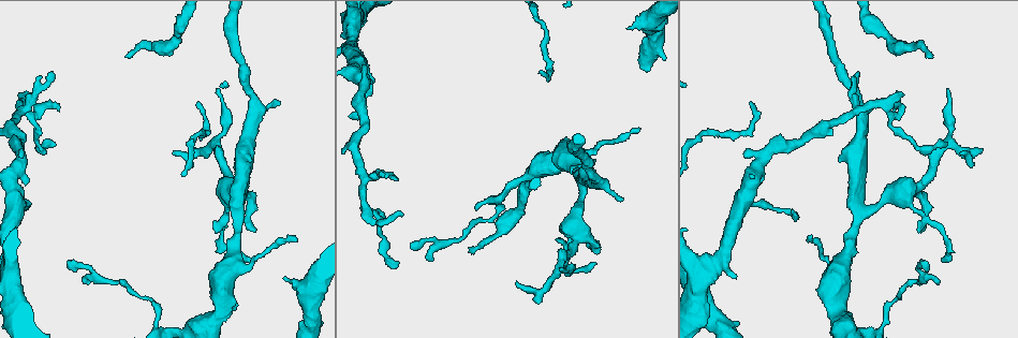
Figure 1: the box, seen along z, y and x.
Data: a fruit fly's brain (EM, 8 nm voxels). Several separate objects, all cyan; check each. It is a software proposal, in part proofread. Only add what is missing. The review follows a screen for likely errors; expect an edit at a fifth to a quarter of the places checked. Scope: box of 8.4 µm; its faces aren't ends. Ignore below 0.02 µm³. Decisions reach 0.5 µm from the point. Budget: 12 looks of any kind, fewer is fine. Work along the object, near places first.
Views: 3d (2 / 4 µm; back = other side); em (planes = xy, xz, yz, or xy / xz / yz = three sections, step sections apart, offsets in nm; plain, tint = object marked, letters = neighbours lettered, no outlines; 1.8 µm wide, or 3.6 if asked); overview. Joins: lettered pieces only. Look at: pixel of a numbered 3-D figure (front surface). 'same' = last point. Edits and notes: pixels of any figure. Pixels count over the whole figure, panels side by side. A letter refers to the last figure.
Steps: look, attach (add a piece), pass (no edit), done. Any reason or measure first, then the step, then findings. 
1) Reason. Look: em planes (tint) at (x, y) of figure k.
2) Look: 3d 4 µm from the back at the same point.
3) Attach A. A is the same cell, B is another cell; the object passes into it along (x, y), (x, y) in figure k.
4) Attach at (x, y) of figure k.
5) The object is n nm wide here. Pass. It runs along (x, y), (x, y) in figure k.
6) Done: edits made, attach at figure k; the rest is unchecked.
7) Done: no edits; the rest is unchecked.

Branch stops here. Look: 3d 4 µm at (277, 102) of figure 1.

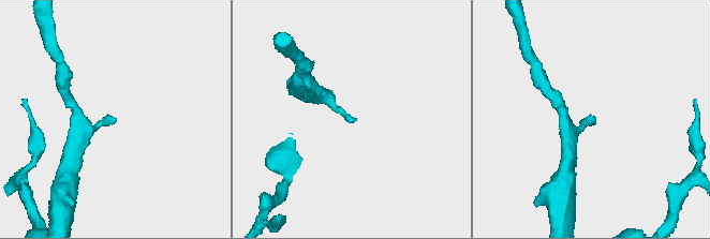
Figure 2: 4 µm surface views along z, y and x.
Shape alone is not enough. Look: em xy step 4 (tint) at (593, 117) of figure 2.

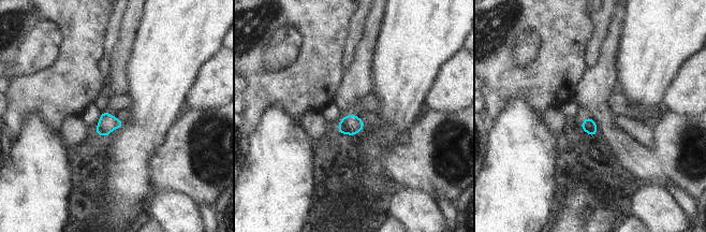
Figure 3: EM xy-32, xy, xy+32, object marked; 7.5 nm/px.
Look: em planes (letters) at the same point.

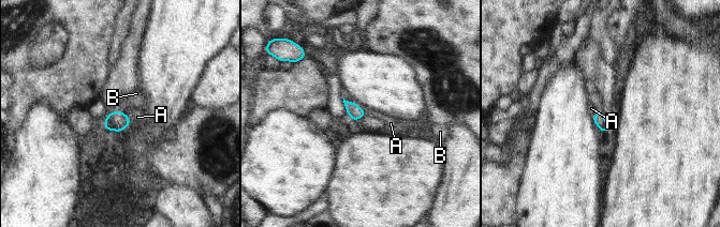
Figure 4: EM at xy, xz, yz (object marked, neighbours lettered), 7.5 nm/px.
Attach B. B is the same cell, A is another cell; the object passes into it along (117, 121), (119, 110), (134, 100) in figure 4; it goes on there.

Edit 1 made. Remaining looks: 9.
Thin end. Look: 3d 2 µm at (961, 153) of figure 1.

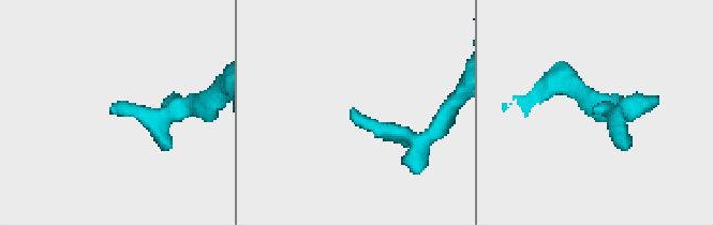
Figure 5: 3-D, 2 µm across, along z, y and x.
Shape alone is not enough. Look: em yz step 4 (letters) at (113, 109) of figure 5.

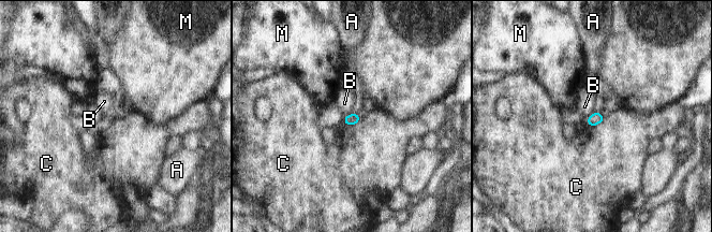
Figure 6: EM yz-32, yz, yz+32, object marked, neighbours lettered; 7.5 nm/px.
The object is 90 nm wide here. Pass. A, B, C and M are other cells; a border runs along (605, 117), (601, 122), (588, 126) in figure 6; no lettered piece goes on from it.

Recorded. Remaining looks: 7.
Free end. Look: 3d 2 µm at (469, 249) of figure 1.

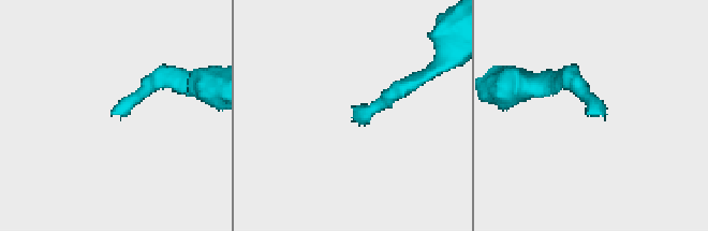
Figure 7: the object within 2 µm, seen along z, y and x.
Look: em planes (letters) at (357, 109) of figure 7.

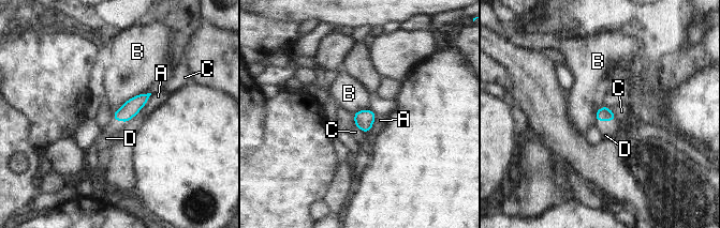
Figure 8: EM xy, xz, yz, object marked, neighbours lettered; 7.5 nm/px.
Attach D. D is the same cell, A, B and C are other cells; it goes on there.

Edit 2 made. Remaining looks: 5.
Tapers out. Look: em planes (letters) at (219, 91) of figure 1.

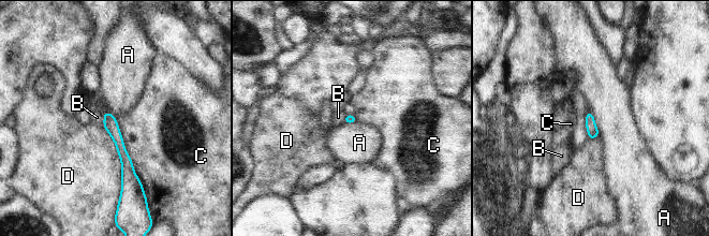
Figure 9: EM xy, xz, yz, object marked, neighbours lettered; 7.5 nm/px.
The longest contact is with C, 550 nm. Pass. A, B, C and D are other cells; a border runs along (116, 118), (123, 146), (144, 188) in figure 9; no lettered piece goes on from it.

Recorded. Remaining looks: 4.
Free end. Look: em planes (letters) at (858, 71) of figure 1.

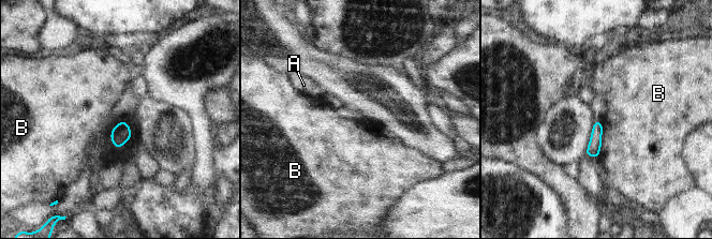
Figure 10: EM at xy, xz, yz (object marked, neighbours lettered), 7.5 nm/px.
Pass. A and B are other cells; a border runs along (114, 125), (110, 140), (116, 148) in figure 10; no lettered piece goes on from it.

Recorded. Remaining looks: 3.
Done: edits made, attach at figure 4, attach at figure 8; the rest is unchecked.

